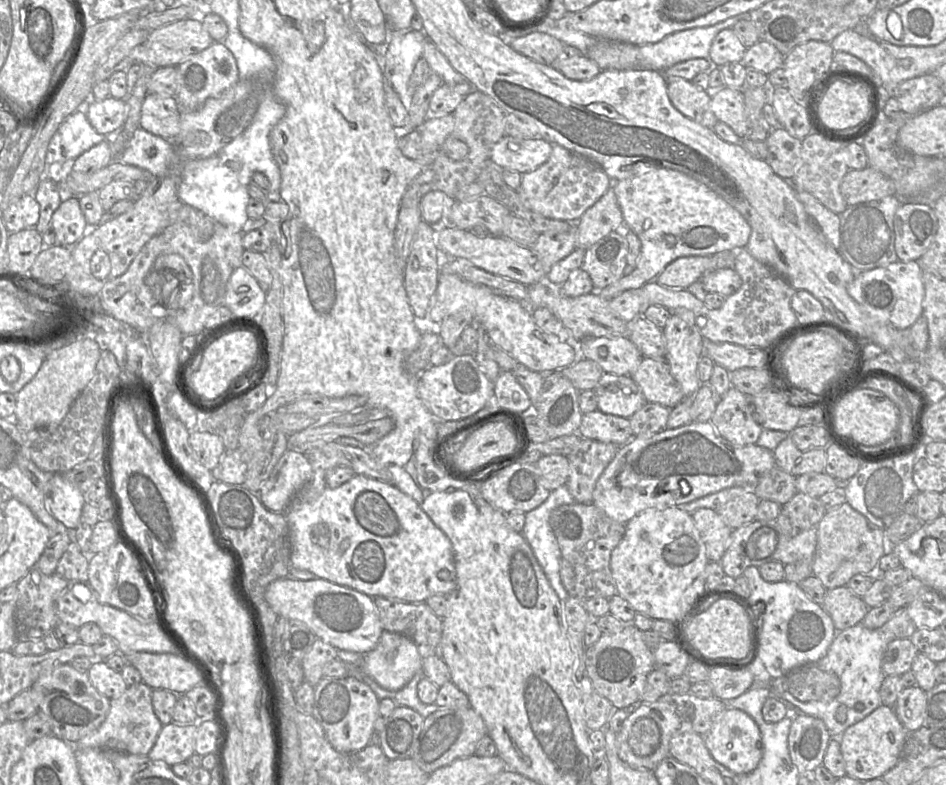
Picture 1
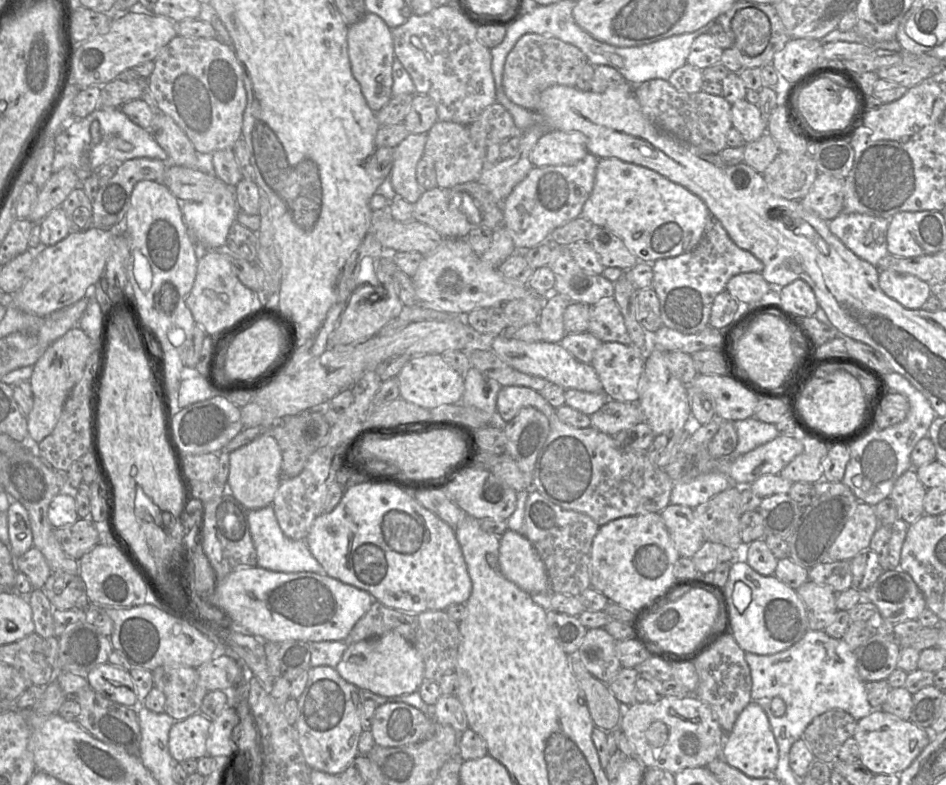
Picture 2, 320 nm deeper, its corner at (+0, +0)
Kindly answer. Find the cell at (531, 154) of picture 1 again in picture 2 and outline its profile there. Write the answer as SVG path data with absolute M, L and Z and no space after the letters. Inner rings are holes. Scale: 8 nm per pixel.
M547 130L532 149L530 160L535 167L571 165L587 154L583 133Z

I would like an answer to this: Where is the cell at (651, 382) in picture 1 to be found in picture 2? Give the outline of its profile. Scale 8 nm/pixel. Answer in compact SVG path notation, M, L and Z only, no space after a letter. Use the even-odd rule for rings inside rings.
M606 342L595 351L591 366L610 400L637 404L645 359L646 353L632 345Z

